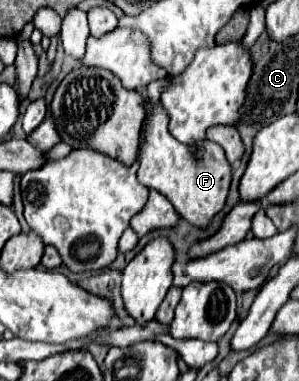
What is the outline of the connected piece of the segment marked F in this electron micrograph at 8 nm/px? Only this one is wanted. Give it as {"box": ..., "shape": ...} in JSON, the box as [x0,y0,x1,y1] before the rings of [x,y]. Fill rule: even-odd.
{"box":[138,92,232,226],"shape":[[[142,92],[142,98],[146,118],[142,122],[142,136],[140,136],[138,180],[146,188],[162,192],[176,206],[176,212],[188,222],[196,226],[208,224],[210,218],[222,210],[230,188],[232,170],[224,156],[224,150],[218,144],[204,140],[204,152],[200,152],[202,158],[196,160],[192,148],[188,148],[188,144],[180,144],[168,132],[168,112],[164,112],[158,102],[150,102],[146,92]]]}

